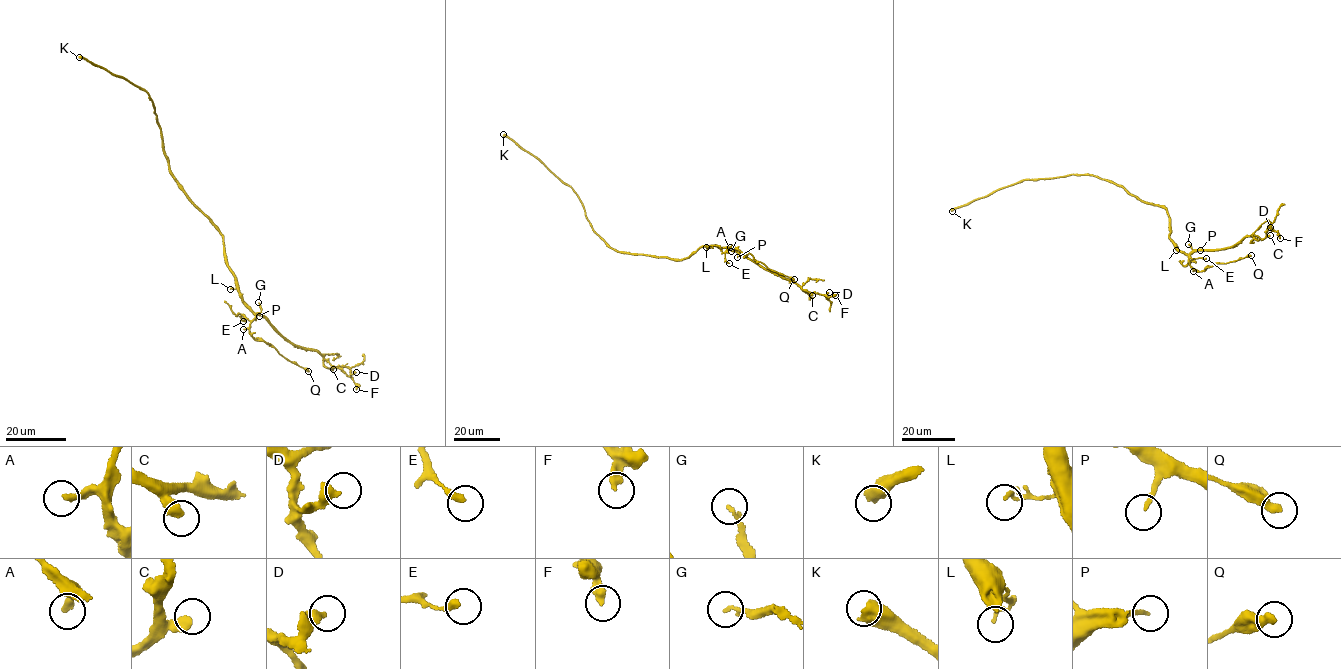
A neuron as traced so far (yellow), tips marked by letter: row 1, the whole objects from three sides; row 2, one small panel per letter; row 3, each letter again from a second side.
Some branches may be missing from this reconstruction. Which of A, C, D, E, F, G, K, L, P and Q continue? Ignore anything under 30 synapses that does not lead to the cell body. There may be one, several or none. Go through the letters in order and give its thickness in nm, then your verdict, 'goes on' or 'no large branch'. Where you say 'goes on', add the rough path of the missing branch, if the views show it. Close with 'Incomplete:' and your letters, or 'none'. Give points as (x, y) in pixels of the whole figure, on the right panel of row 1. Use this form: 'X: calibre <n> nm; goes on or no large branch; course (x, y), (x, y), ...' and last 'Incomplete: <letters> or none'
A: calibre 280 nm; no large branch
C: calibre 440 nm; no large branch
D: calibre 400 nm; no large branch
E: calibre 280 nm; no large branch
F: calibre 320 nm; no large branch
G: calibre 180 nm; goes on
K: calibre 480 nm; no large branch
L: calibre 120 nm; no large branch
P: calibre 160 nm; no large branch
Q: calibre 440 nm; no large branch
Incomplete: G

